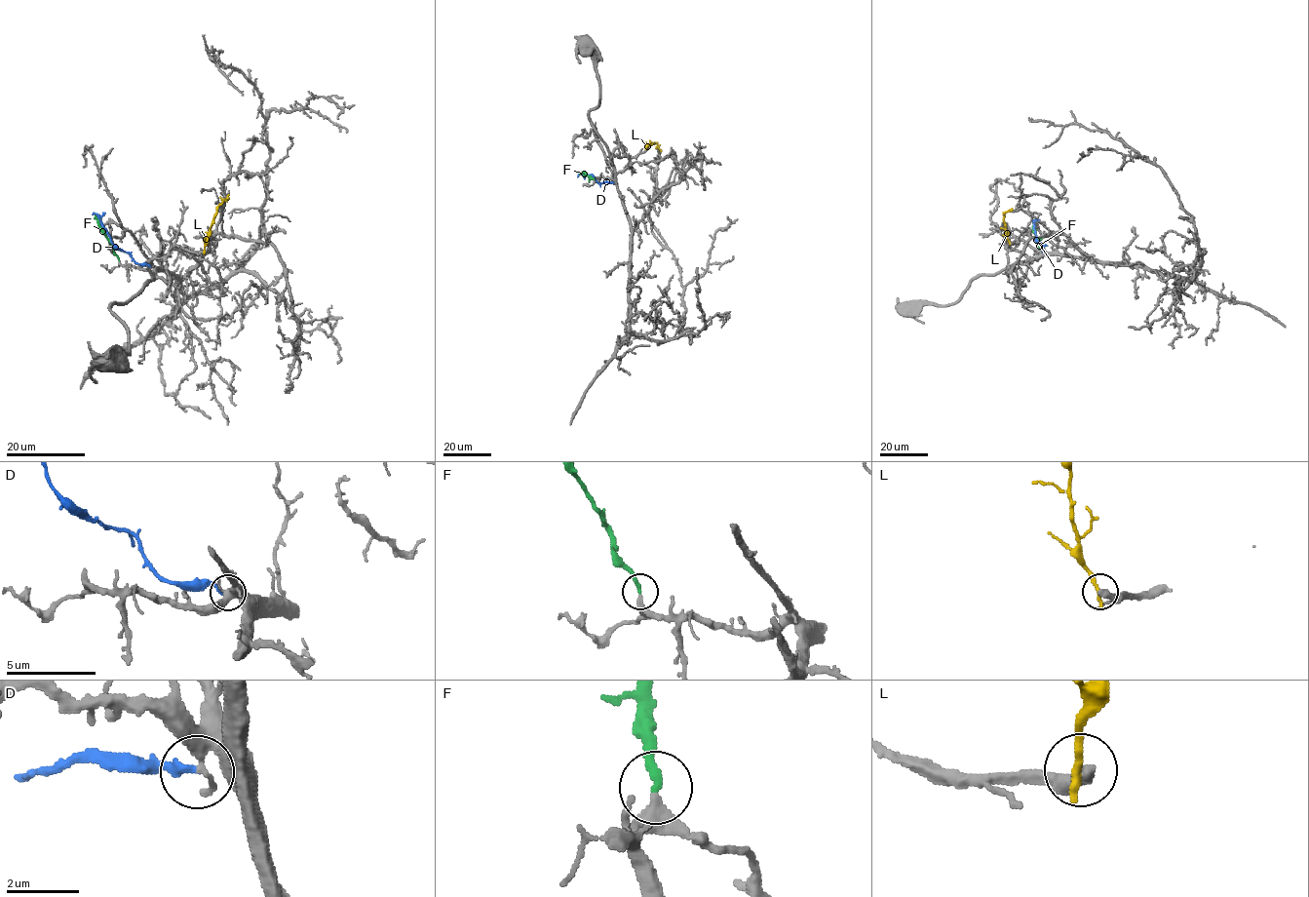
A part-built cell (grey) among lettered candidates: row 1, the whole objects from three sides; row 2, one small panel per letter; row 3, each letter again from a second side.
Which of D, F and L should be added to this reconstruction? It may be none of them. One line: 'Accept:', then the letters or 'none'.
Accept: F

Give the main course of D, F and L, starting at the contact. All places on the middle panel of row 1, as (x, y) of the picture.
D: (613, 182), (598, 182), (582, 172), (577, 176)
F: (594, 179), (585, 173), (579, 175)
L: (646, 149), (653, 142), (661, 151)

